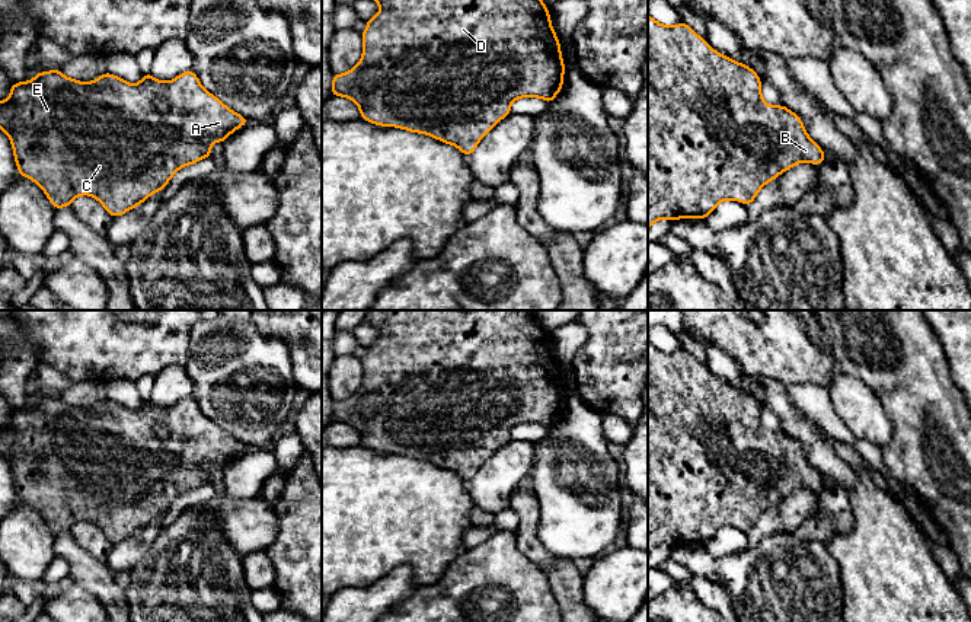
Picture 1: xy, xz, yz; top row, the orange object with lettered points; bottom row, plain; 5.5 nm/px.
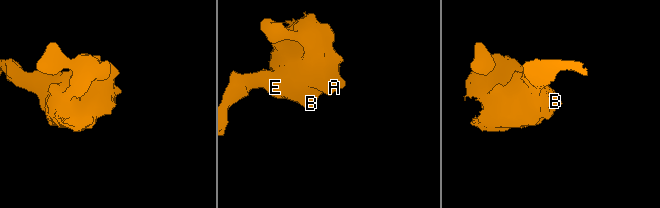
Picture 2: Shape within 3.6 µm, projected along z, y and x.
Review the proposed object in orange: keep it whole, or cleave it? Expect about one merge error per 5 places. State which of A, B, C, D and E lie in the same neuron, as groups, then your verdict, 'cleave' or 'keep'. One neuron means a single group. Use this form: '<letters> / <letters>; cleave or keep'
A B C D E; keep

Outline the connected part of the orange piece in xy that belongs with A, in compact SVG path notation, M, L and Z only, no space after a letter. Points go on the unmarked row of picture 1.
M60 396L42 398L35 401L31 408L13 409L10 415L10 422L0 428L0 454L9 462L16 492L20 503L29 504L47 520L54 536L61 533L70 533L71 527L79 521L90 521L96 524L105 536L112 543L119 543L121 540L132 536L140 529L144 529L153 519L165 516L169 505L183 492L197 489L208 482L211 482L211 472L215 468L224 469L224 466L237 454L247 450L249 446L236 440L227 434L220 425L205 417L197 401L189 396L170 408L160 408L154 405L150 399L143 401L140 409L131 411L121 403L111 399L105 399L93 408L79 408L66 403Z

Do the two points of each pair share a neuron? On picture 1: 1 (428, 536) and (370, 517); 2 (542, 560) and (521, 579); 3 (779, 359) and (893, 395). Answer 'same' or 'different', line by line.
1: same
2: different
3: same

